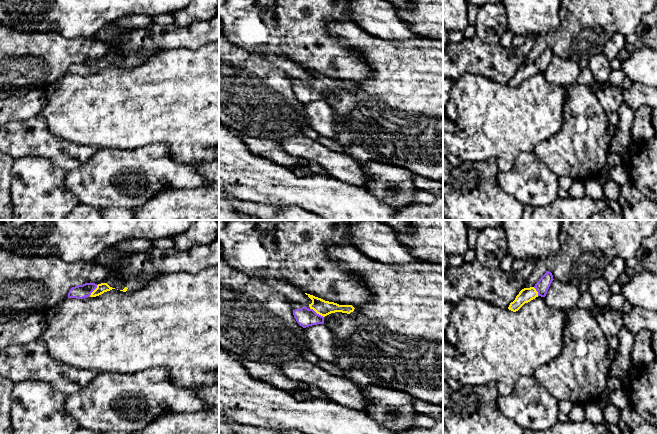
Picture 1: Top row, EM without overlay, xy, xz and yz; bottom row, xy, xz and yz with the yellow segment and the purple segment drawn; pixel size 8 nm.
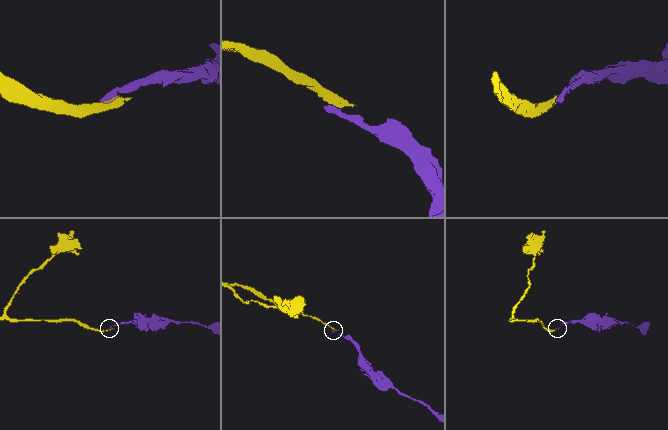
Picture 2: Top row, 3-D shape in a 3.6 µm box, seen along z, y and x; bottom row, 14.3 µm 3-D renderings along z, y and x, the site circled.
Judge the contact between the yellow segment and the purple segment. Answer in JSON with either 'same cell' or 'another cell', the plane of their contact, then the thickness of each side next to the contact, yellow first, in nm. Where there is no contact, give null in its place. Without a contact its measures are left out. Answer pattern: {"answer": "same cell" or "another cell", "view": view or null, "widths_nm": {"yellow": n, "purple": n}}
{"answer": "same cell", "view": "xz", "widths_nm": {"yellow": 120, "purple": 160}}

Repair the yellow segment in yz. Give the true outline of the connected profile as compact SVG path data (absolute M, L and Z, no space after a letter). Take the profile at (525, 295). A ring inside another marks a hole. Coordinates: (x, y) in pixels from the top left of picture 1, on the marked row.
M546 271L546 273L539 279L539 281L535 284L534 287L522 289L516 296L515 300L510 303L508 309L513 312L516 312L525 303L530 302L536 297L545 297L553 280L554 279L552 273Z

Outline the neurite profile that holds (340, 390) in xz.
M292 360L278 367L287 378L321 389L328 399L339 405L364 410L369 404L369 400L364 394L365 387L359 386L344 377L332 375L306 360Z

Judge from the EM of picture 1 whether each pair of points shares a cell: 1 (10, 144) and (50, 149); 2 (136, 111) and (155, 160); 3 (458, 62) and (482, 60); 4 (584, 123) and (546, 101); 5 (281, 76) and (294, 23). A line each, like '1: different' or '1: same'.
1: same
2: different
3: same
4: different
5: different

